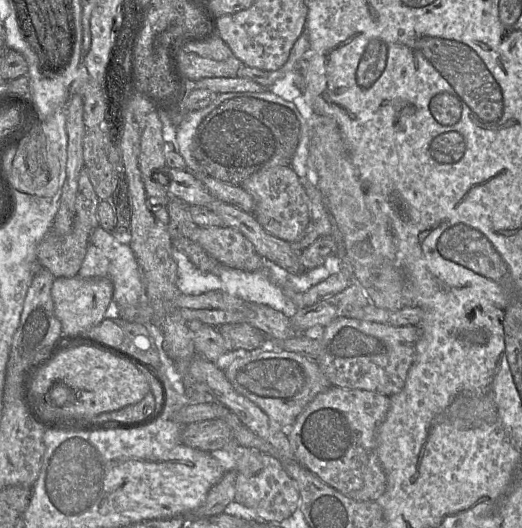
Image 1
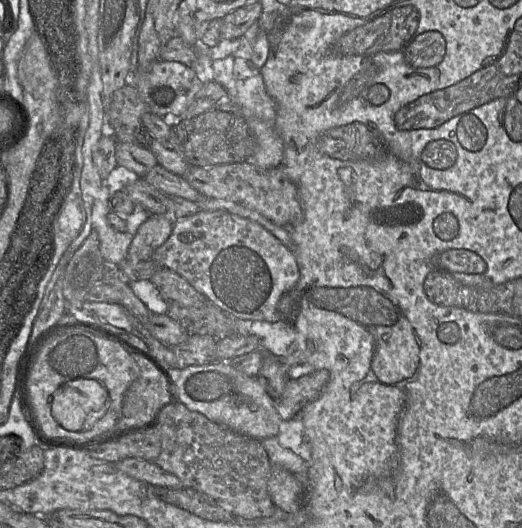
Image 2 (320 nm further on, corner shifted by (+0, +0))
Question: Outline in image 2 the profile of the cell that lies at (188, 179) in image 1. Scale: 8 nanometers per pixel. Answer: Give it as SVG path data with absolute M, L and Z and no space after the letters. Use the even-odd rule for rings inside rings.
M116 142L115 158L117 165L133 171L139 178L144 178L158 165L155 155L149 148L143 148L135 142Z

